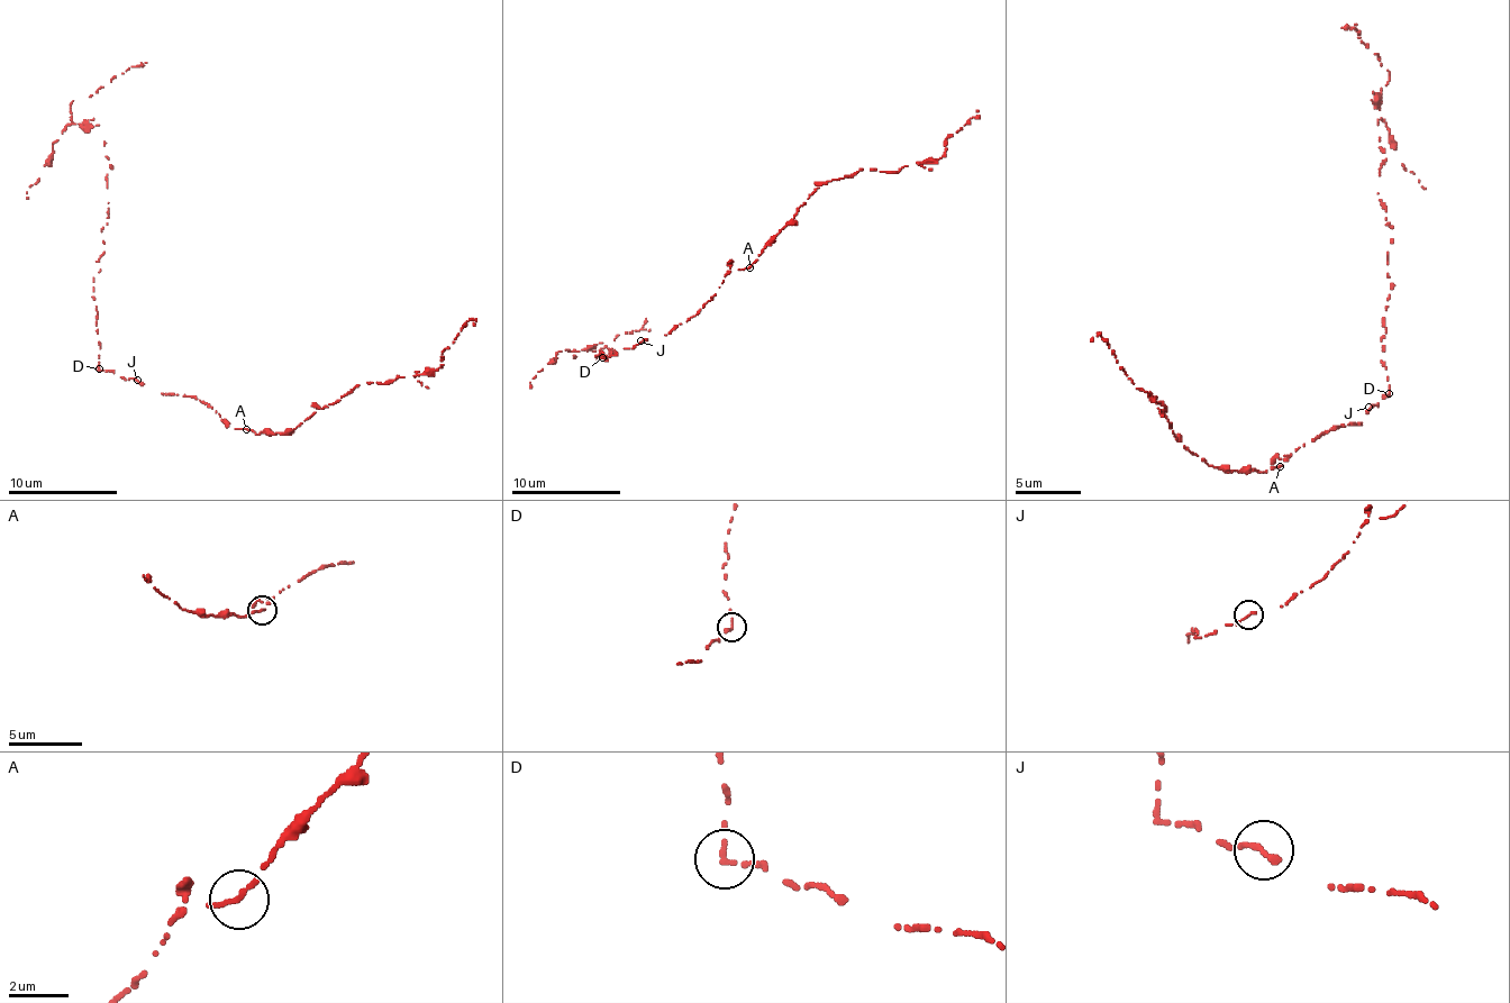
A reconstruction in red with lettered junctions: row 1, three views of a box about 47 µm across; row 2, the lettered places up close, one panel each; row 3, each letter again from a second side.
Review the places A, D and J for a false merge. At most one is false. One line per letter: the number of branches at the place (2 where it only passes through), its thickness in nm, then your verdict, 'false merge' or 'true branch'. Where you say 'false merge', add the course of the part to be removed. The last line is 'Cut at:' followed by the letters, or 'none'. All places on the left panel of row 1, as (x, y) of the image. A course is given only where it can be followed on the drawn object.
A: branches 1; calibre 240 nm; true branch
D: branches 1; calibre 200 nm; false merge; course (99, 370), (94, 276), (105, 253), (110, 165), (99, 125), (75, 125), (70, 102), (143, 64)
J: branches 1; calibre 280 nm; true branch
Cut at: D

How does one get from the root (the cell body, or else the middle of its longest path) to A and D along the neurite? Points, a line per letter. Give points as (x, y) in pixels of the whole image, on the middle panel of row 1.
A: (640, 344), (646, 338), (665, 335), (688, 321), (715, 294), (730, 270), (749, 267)
D: (640, 344), (602, 357)

